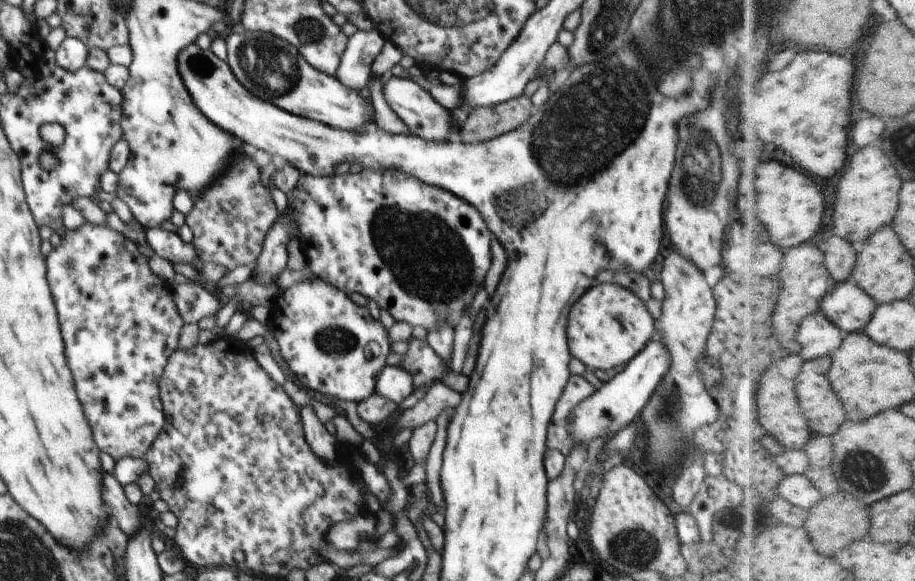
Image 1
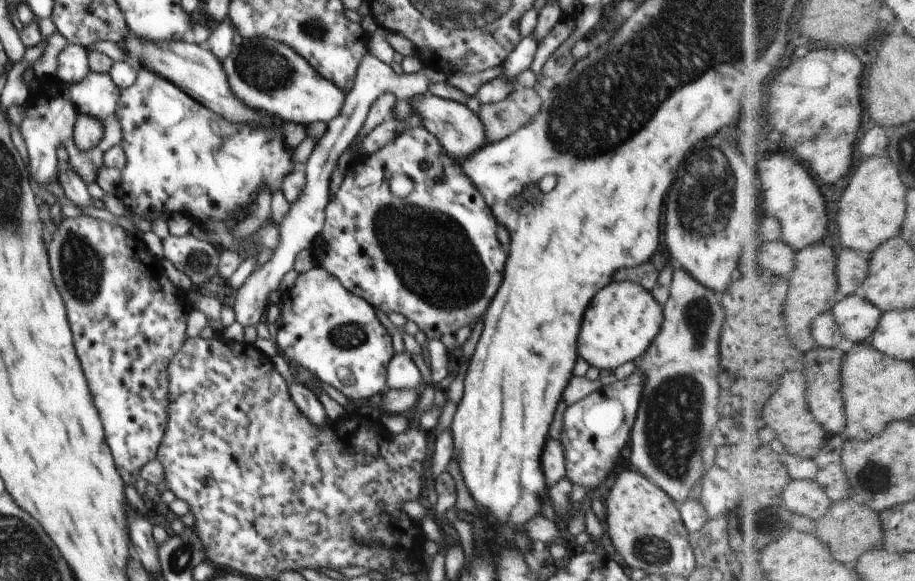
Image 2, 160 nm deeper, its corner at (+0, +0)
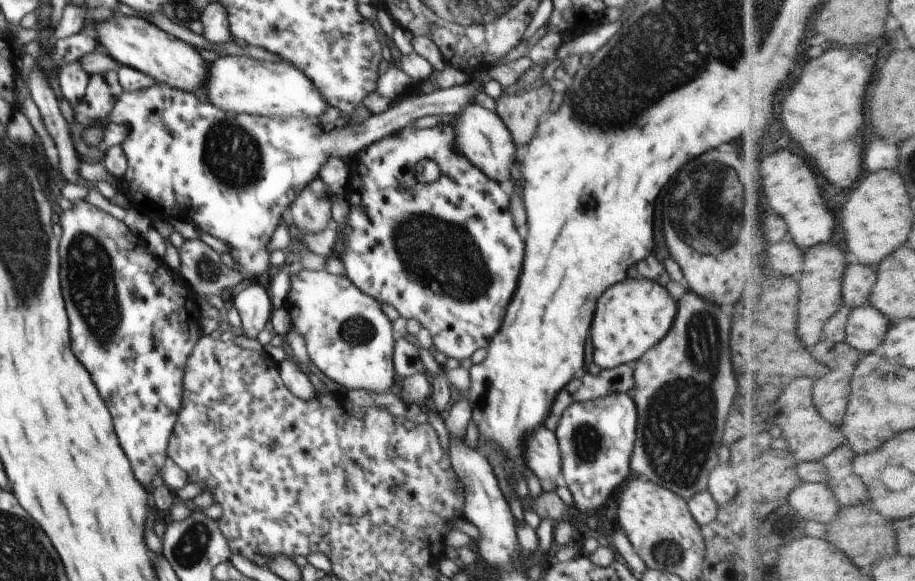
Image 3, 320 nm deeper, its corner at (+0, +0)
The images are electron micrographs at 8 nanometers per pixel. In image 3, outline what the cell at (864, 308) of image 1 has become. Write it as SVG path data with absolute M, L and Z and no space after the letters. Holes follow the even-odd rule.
M872 304L861 306L851 316L847 328L847 341L866 354L876 353L887 341L892 320Z

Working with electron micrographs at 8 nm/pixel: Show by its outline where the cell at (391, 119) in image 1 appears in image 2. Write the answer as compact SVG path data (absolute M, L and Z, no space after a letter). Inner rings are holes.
M424 127L406 129L395 140L388 142L374 154L359 157L352 165L352 168L345 174L344 180L336 194L330 194L330 200L326 204L324 214L326 214L326 220L324 220L322 232L318 234L317 239L311 243L310 247L314 254L316 266L324 268L329 274L336 276L338 282L348 292L364 298L376 310L381 310L388 316L393 312L402 314L408 321L416 323L426 337L442 342L449 352L452 351L459 354L464 342L472 334L473 324L483 319L484 312L486 312L490 302L492 302L492 298L494 298L494 294L496 294L500 284L502 284L502 272L504 272L508 254L506 254L506 250L502 248L502 244L498 241L496 218L494 218L492 210L488 208L488 204L484 202L480 190L462 172L462 168L456 164L456 161L444 152L444 148L436 140L436 136L430 134ZM396 174L408 174L414 180L414 190L406 198L396 198L392 194L390 182Z

